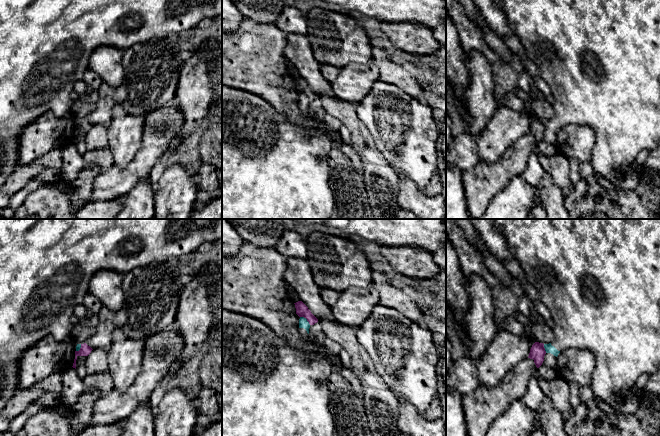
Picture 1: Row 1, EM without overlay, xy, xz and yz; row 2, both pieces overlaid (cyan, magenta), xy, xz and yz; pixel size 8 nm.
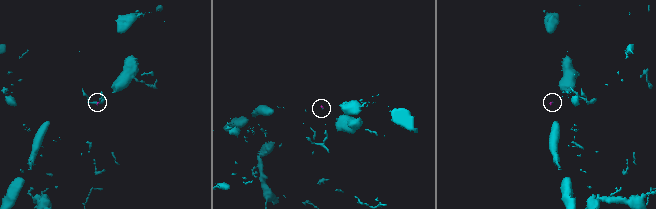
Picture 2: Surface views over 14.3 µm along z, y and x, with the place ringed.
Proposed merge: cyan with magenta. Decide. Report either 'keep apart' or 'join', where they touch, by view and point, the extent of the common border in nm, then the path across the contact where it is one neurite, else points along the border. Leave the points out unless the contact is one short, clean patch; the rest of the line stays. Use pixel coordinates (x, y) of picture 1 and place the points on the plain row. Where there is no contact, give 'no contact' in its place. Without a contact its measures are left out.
keep apart; contact xz (306, 95); length 110 nm; border xz (300, 92), (303, 92), (310, 100)

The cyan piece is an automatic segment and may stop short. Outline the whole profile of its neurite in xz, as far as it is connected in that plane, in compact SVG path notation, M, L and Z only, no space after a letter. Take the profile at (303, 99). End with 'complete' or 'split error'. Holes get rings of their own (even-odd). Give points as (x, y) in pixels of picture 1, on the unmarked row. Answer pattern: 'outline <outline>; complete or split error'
outline M300 93L299 95L299 109L301 110L302 114L304 117L310 117L309 114L309 104L310 104L310 100L307 97L306 94L304 93Z; split error

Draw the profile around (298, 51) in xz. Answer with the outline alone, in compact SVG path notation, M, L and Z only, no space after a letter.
M286 34L284 55L292 63L311 89L319 96L335 97L331 83L324 79L320 64L316 60L310 42L300 34Z

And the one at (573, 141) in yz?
M576 124L561 127L556 133L557 151L566 158L575 158L580 163L591 161L596 136L592 128Z

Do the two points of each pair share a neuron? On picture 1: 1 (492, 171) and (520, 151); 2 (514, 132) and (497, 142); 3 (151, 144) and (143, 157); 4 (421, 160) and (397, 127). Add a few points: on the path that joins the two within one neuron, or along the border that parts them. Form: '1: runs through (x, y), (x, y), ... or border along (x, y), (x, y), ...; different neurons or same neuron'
1: runs through (499, 171), (513, 158); same neuron
2: runs through (510, 132), (507, 132), (501, 138); same neuron
3: runs through (151, 147), (146, 154); same neuron
4: runs through (413, 152), (408, 141), (402, 135); same neuron

